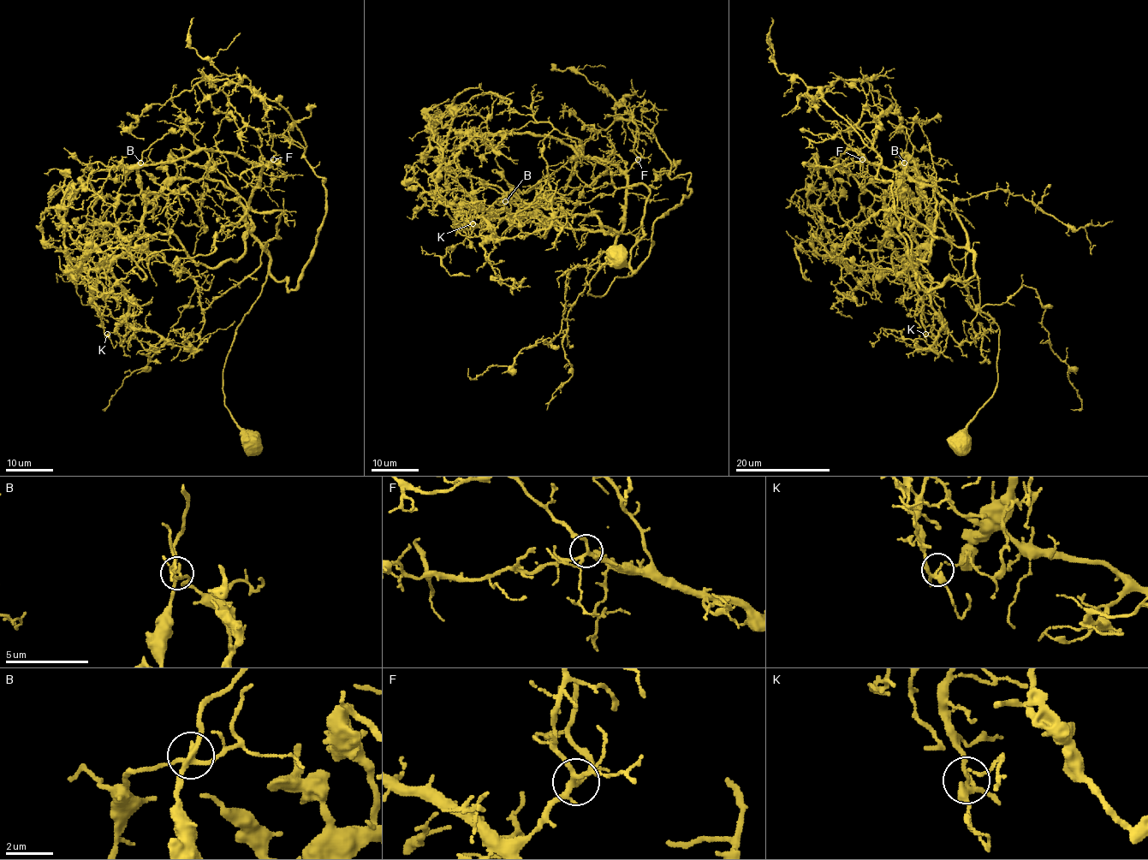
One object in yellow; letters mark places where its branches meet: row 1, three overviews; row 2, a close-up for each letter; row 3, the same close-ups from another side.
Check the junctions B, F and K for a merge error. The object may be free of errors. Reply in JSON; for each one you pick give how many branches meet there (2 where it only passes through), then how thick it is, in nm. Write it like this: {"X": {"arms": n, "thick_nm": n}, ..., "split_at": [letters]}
{"B": {"arms": 4, "thick_nm": 220}, "split_at": ["B"]}

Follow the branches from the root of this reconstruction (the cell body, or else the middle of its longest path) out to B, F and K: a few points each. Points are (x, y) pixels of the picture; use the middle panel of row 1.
B: (613, 262), (588, 295), (634, 271), (629, 252), (650, 193), (643, 184), (572, 210), (544, 195), (506, 202)
F: (613, 262), (588, 295), (634, 271), (610, 250), (638, 159)
K: (613, 262), (588, 295), (634, 271), (643, 184), (582, 203), (540, 198), (541, 216), (463, 205), (472, 223)

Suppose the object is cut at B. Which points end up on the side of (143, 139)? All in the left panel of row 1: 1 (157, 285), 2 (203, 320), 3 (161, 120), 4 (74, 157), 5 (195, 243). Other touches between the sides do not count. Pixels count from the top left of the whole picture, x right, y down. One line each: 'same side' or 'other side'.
1: other side
2: same side
3: same side
4: same side
5: same side

